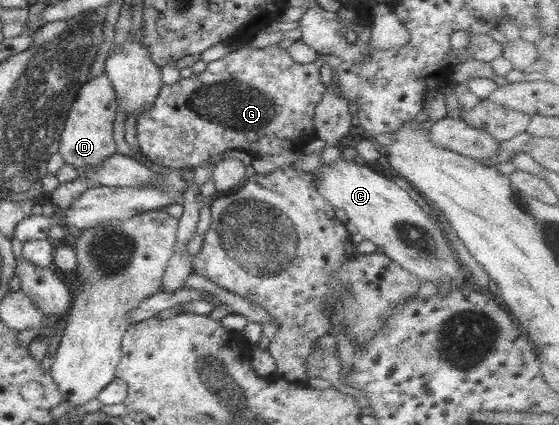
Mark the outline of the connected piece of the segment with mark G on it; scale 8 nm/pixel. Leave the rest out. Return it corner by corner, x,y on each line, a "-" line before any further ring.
271,44
263,49
252,48
249,45
244,46
233,52
229,52
224,58
217,59
206,65
206,70
201,74
193,74
188,78
181,78
177,83
173,85
165,85
161,88
157,99
150,106
150,109
146,109
141,116
137,118
137,139
139,142
139,150
142,155
157,165
163,165
173,170
180,170
181,168
195,168
211,157
215,157
227,149
237,149
244,151
253,157
265,157
266,155
277,155
284,149
287,151
300,150
308,143
316,139
315,129
315,110
319,102
323,99
325,92
329,86
321,82
319,77
319,67
321,63
317,60
317,63
302,64
297,63
290,55
287,49
279,48
277,44

